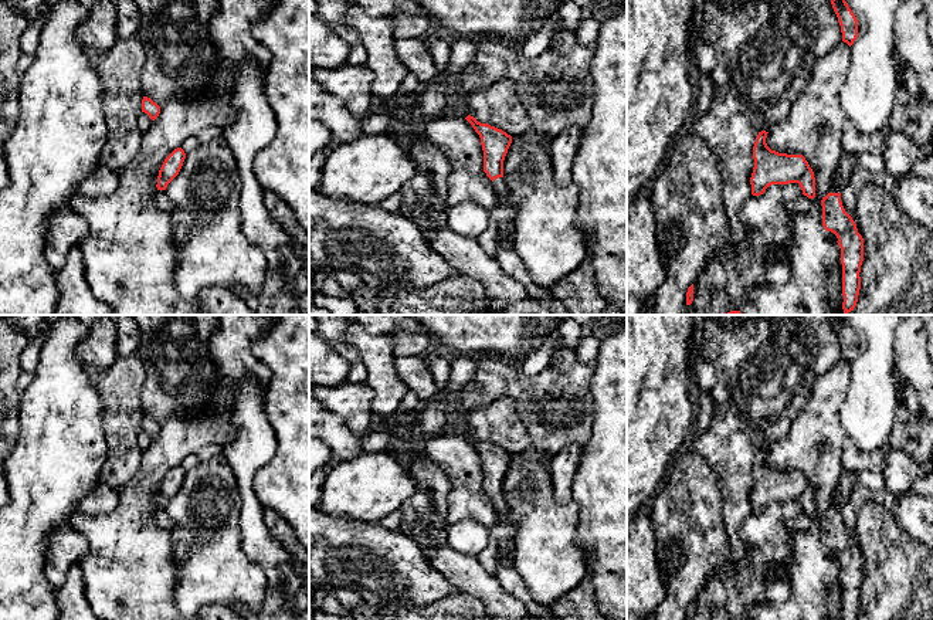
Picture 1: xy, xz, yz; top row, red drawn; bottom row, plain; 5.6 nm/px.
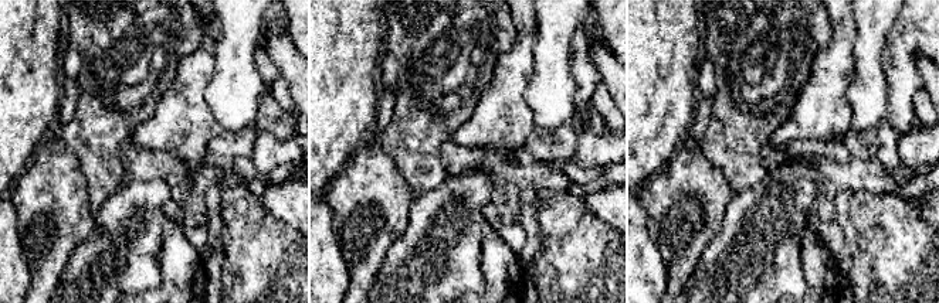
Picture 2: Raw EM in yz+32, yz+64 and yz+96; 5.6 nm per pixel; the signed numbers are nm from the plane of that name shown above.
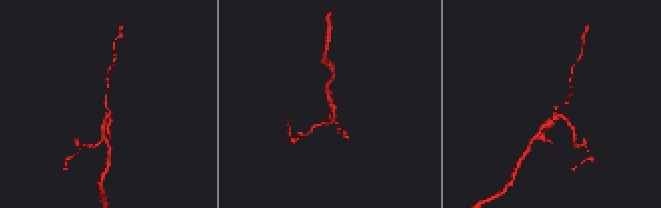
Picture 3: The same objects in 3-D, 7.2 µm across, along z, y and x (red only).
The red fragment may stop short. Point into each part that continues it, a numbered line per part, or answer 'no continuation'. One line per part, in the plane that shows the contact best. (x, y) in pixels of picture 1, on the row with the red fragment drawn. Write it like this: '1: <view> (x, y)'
1: xz (499, 185)

